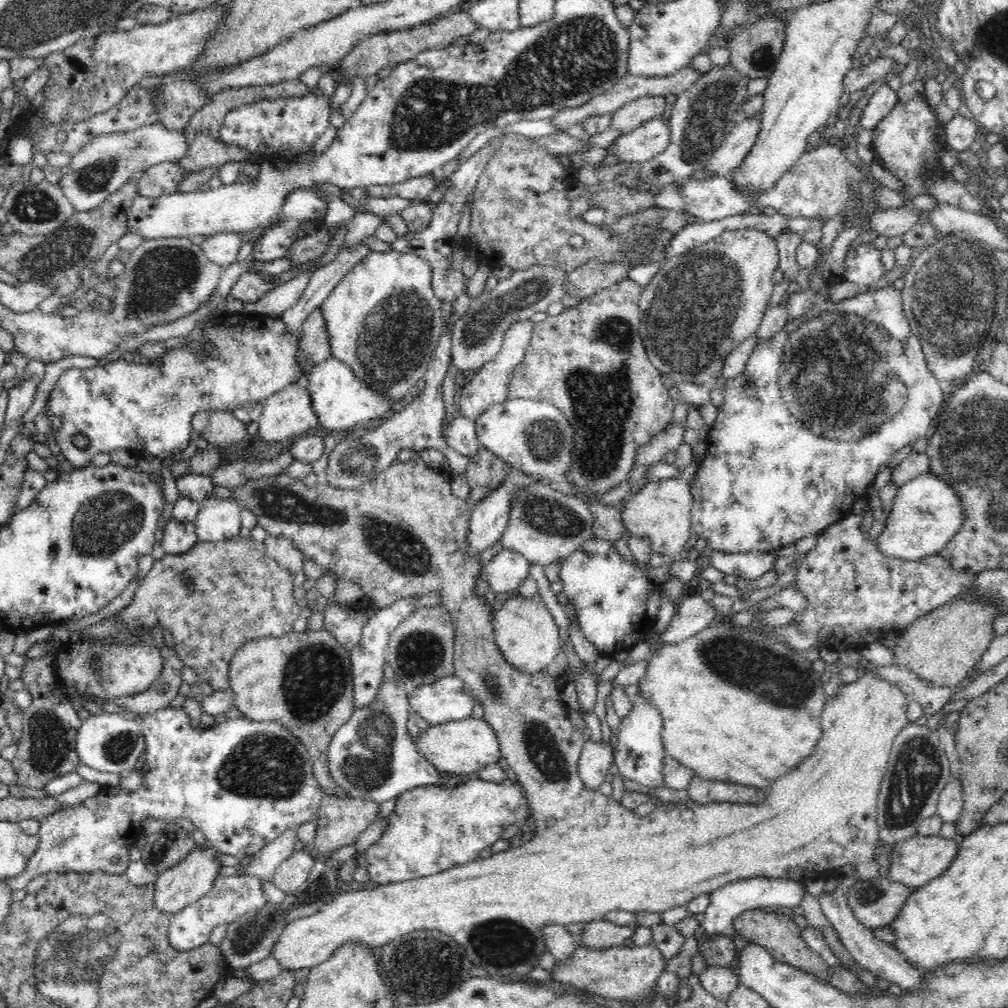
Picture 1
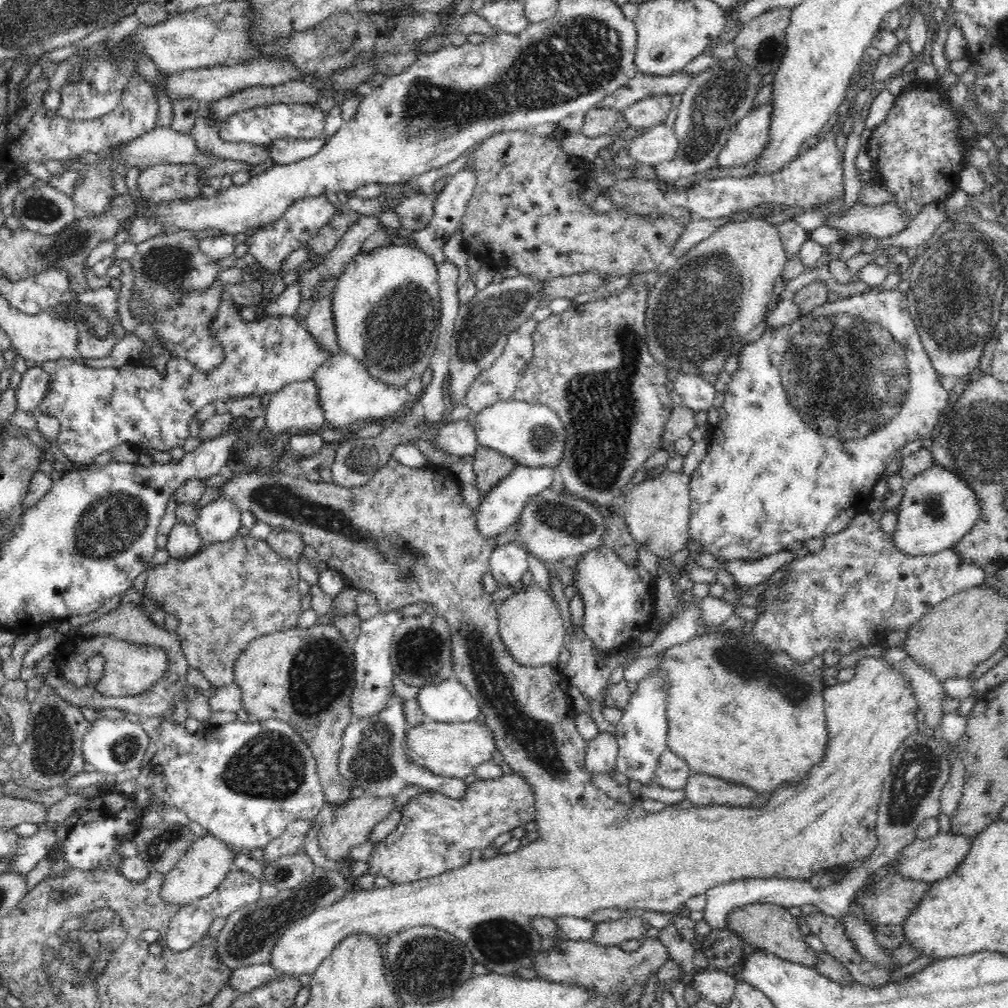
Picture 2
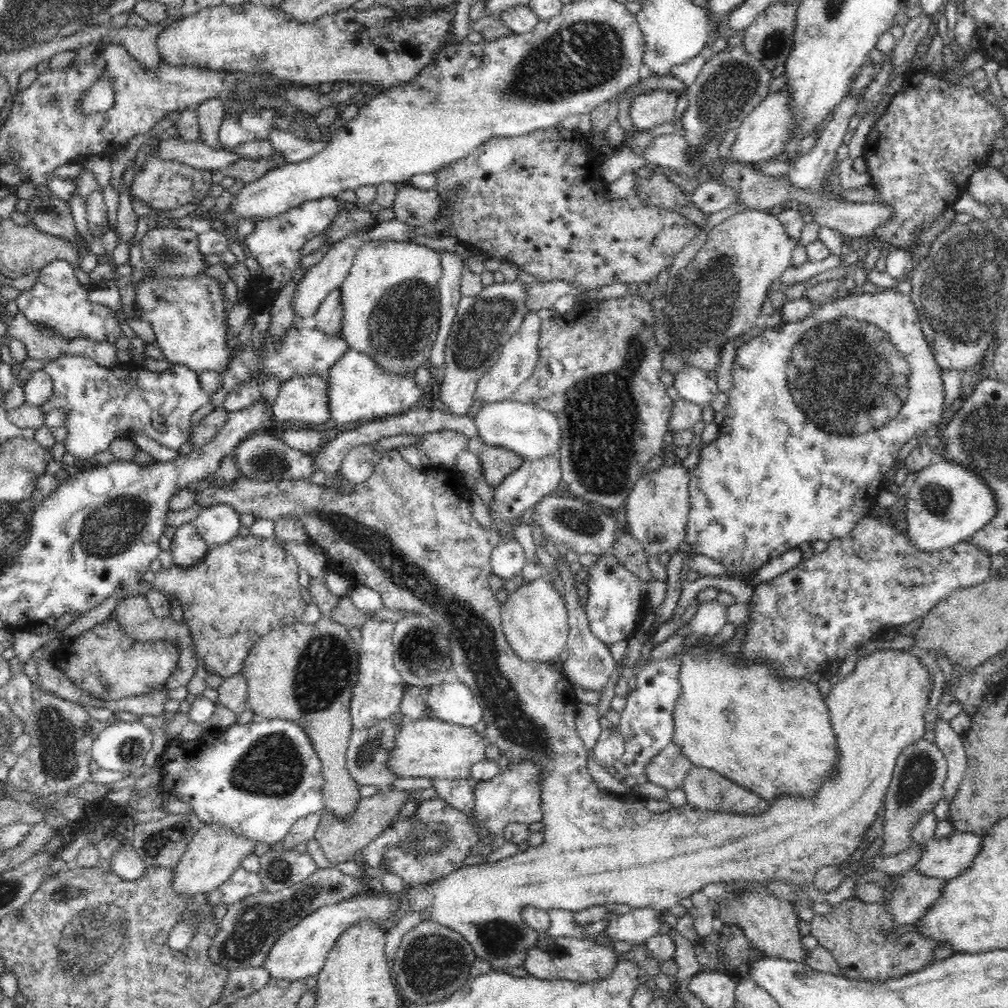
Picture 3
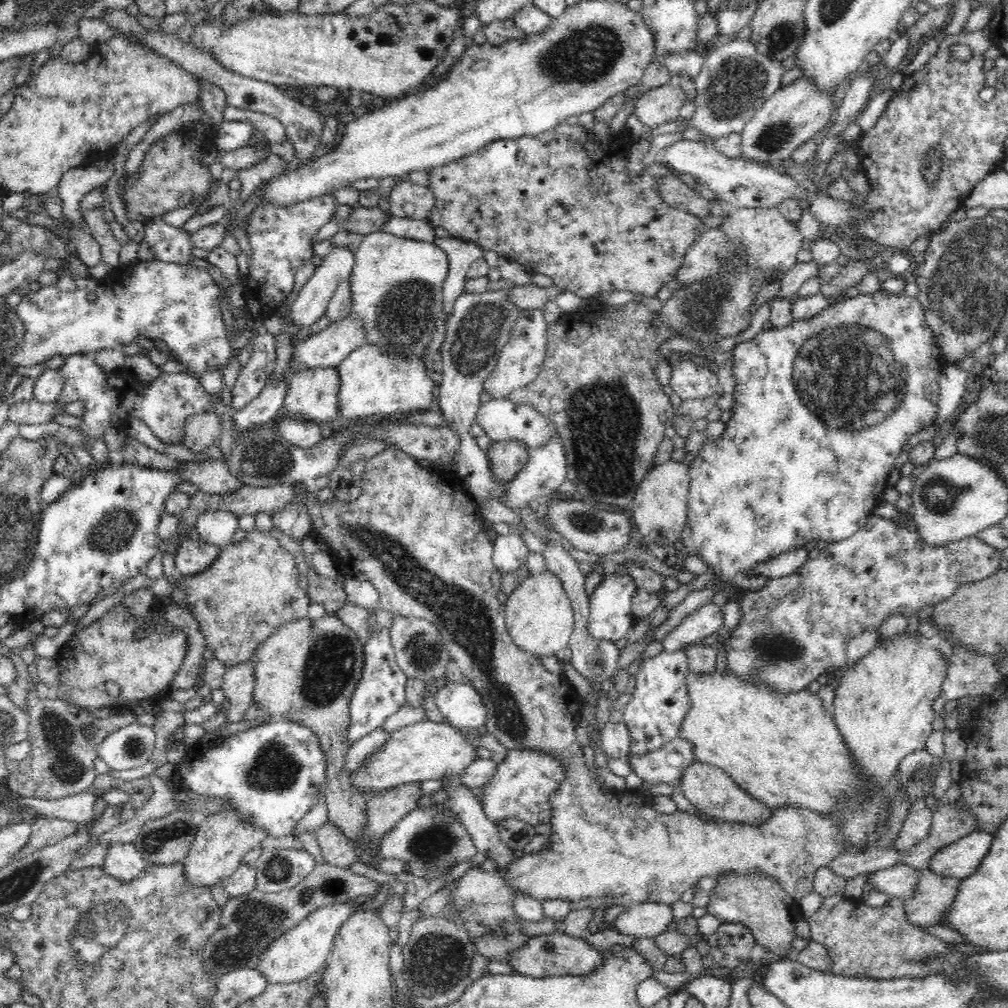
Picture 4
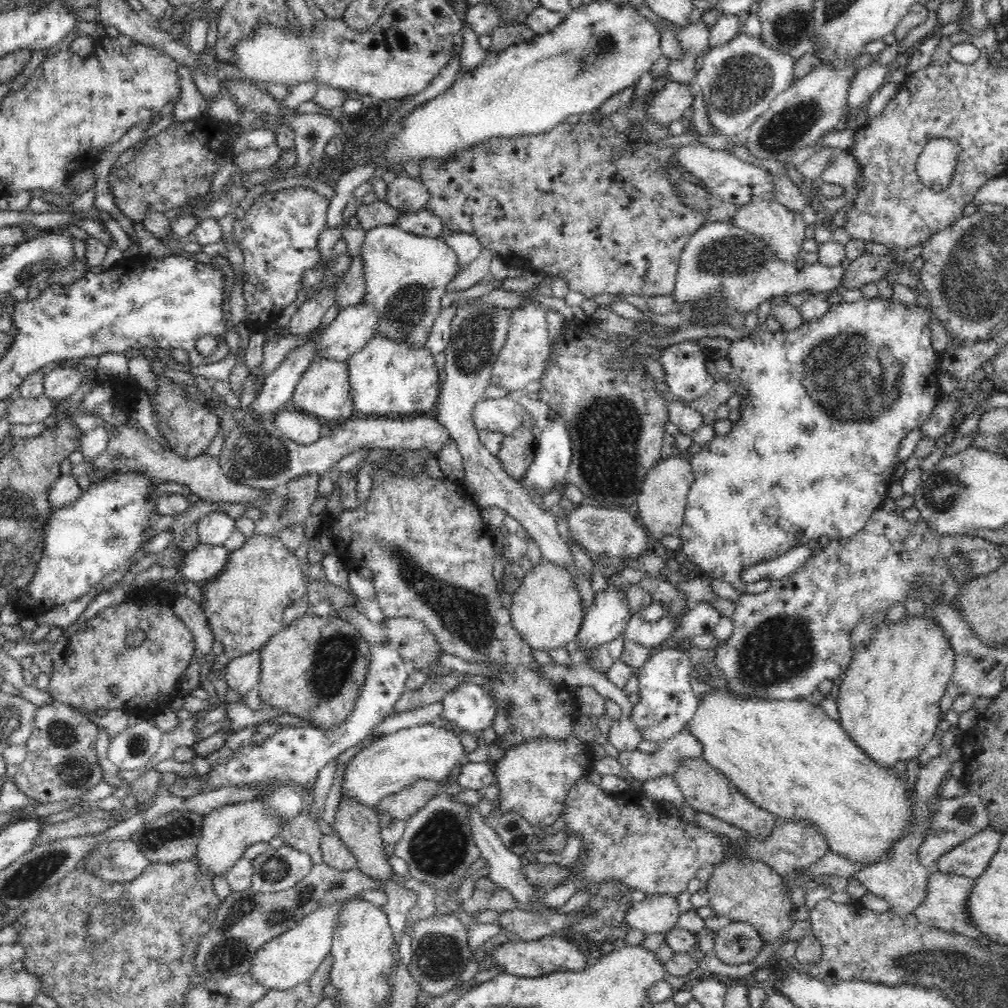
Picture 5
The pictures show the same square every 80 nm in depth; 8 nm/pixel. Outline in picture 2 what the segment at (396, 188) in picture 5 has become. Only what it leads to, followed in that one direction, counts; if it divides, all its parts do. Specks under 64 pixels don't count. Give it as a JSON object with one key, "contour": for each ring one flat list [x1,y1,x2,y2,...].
{"contour":[[412,193,405,195,395,212,398,213,402,228,422,231,432,221,434,208,436,208,436,200,432,196]]}

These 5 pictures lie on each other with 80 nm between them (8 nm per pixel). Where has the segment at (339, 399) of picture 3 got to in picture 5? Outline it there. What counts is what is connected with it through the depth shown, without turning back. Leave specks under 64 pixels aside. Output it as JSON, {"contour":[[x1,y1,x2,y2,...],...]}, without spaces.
{"contour":[[378,333,345,361,348,363,349,395,354,414,380,417,388,412,420,413,436,406,441,385,434,355,425,344,418,348,403,340,394,342]]}

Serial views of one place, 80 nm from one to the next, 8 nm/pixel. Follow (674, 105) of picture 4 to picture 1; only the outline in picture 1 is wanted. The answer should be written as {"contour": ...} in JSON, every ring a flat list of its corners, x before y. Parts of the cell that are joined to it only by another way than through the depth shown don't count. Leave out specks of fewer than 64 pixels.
{"contour":[[656,95,637,98,612,113,611,127,627,133,651,118,666,118,668,110,669,104,666,104,665,97]]}

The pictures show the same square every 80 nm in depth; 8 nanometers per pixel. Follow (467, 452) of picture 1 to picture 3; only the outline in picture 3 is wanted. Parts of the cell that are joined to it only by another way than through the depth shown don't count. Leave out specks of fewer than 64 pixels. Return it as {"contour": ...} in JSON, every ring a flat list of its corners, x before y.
{"contour":[[439,430,418,434,420,439,417,446,432,462,444,466,445,469,456,468,458,454,468,449,468,435,455,430]]}

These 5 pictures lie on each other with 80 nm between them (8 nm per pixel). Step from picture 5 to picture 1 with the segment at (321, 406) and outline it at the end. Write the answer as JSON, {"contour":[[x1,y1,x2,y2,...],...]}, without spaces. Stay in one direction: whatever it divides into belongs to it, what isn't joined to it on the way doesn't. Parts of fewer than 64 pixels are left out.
{"contour":[[297,383,289,384,265,399,263,403,262,414,257,420,257,434,260,440,268,444,279,444,290,436,303,434,310,428,319,428,319,420,312,408,311,398,306,386,300,386]]}

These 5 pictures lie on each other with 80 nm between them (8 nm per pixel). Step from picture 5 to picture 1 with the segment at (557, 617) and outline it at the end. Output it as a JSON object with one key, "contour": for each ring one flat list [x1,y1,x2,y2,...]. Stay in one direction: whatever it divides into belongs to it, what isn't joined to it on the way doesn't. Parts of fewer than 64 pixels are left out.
{"contour":[[521,595,509,598,493,616,493,638,496,647,500,649,508,665,526,675,552,670,553,661,558,651,562,649,558,630,552,614,544,605,540,595,532,598,522,598]]}

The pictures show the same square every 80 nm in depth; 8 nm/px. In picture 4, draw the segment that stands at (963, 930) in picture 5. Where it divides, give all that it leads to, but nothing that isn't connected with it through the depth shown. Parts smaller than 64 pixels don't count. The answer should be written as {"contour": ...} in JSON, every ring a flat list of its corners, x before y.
{"contour":[[919,869,913,897,903,902,905,917,918,927,946,924,945,916,954,900,961,879,944,877,933,870]]}

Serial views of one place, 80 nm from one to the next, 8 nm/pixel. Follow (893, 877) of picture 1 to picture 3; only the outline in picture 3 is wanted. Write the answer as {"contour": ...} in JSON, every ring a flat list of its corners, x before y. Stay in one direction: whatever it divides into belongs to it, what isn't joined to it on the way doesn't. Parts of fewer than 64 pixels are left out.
{"contour":[[971,832,934,837,923,843,914,870,924,876,948,880,962,874,980,852,983,835]]}

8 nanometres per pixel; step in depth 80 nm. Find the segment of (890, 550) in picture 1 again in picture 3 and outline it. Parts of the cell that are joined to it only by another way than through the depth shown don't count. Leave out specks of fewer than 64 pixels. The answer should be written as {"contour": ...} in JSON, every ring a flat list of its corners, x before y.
{"contour":[[936,459,928,468,917,472,916,480,909,489,904,513,900,516,906,522,905,535,909,543,922,552,934,552,950,546,954,547,959,542,969,539,982,528,982,525,990,522,996,513,995,496,987,482,964,466,949,460]]}

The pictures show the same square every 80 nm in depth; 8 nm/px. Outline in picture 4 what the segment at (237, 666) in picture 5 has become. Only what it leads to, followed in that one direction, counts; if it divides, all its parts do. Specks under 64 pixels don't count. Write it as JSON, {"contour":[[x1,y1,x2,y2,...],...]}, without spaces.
{"contour":[[252,660,231,667,224,676,222,684,222,692,230,703,228,711,227,723,237,723,244,719,244,714,253,704,254,692,254,665]]}

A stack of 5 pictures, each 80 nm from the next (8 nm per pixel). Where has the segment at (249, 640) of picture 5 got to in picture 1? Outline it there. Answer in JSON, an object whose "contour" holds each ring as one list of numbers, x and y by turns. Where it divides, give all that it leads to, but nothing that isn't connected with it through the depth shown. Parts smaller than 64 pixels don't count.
{"contour":[[240,535,235,536,228,541,220,542,198,540,190,550,187,550,182,554,166,554,159,560,156,559,150,571,141,581,139,581,139,587,133,596,133,600,117,614,117,618,119,618,121,624,125,624,125,630,132,634,134,634,134,632,137,632,137,634,149,634,154,626,160,624,163,630,168,630,174,637,176,653,178,653,180,661,182,661,186,667,194,669,198,674,198,677,200,677,203,682,210,684,214,691,224,691,230,689,228,672,230,672,230,660,234,658,236,651,240,650,247,642,256,638,276,638,293,630,292,624,300,618,301,612,304,609,303,607,300,607,300,602,296,602,294,595,292,595,294,592,293,580,294,574,291,574,291,572,282,568,273,558,270,558,267,555,264,542,257,542,252,539,252,537,242,538]]}

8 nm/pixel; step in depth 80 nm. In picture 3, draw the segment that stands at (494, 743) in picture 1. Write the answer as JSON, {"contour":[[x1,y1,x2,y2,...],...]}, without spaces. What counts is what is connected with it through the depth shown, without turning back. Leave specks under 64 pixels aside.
{"contour":[[432,717,404,724,386,763,398,778,466,779,470,776,472,766,486,759,486,748,488,742,478,730]]}

